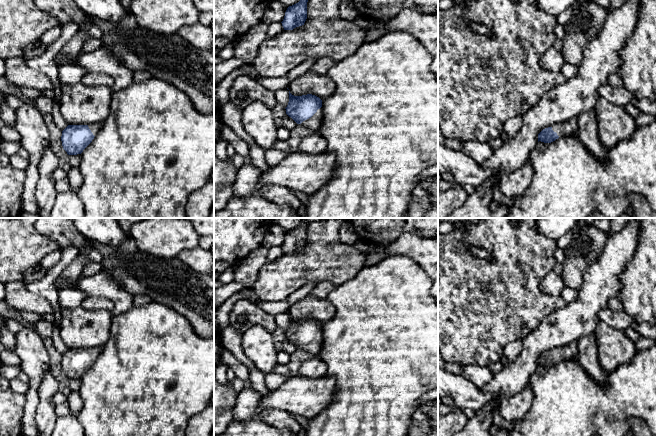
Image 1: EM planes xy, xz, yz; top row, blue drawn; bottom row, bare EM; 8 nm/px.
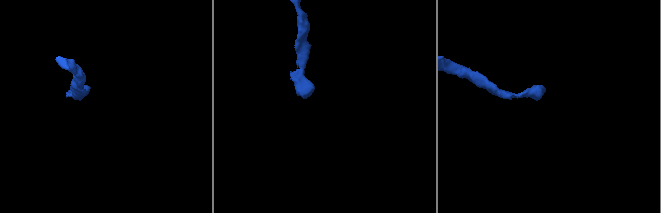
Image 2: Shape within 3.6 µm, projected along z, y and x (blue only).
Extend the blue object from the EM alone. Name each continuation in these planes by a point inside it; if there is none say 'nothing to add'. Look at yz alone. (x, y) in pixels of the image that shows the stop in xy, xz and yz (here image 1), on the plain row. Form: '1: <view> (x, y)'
1: yz (569, 351)

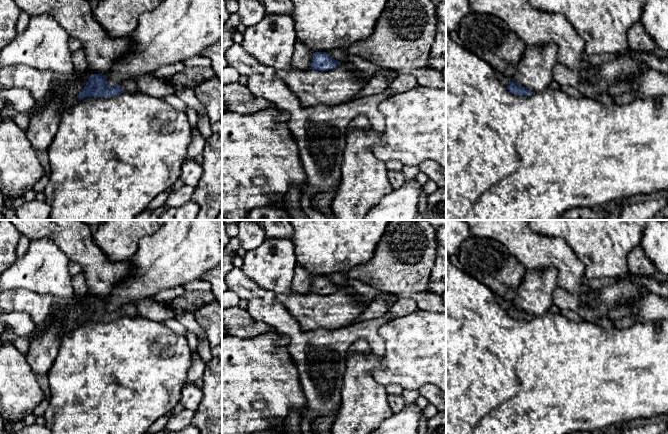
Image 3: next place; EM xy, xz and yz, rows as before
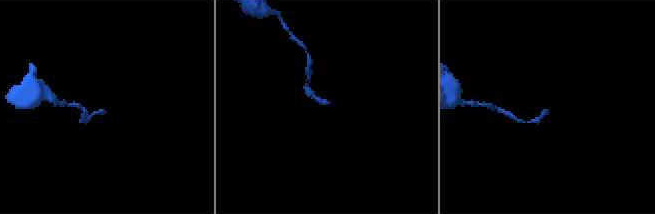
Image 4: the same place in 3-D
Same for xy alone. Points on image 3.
1: xy (129, 309)

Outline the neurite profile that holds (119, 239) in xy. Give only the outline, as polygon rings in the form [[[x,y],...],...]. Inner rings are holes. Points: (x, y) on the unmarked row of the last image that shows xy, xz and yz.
[[[105,220],[93,229],[93,239],[97,246],[113,262],[125,262],[136,253],[140,240],[145,235],[155,233],[160,225],[156,220]]]

